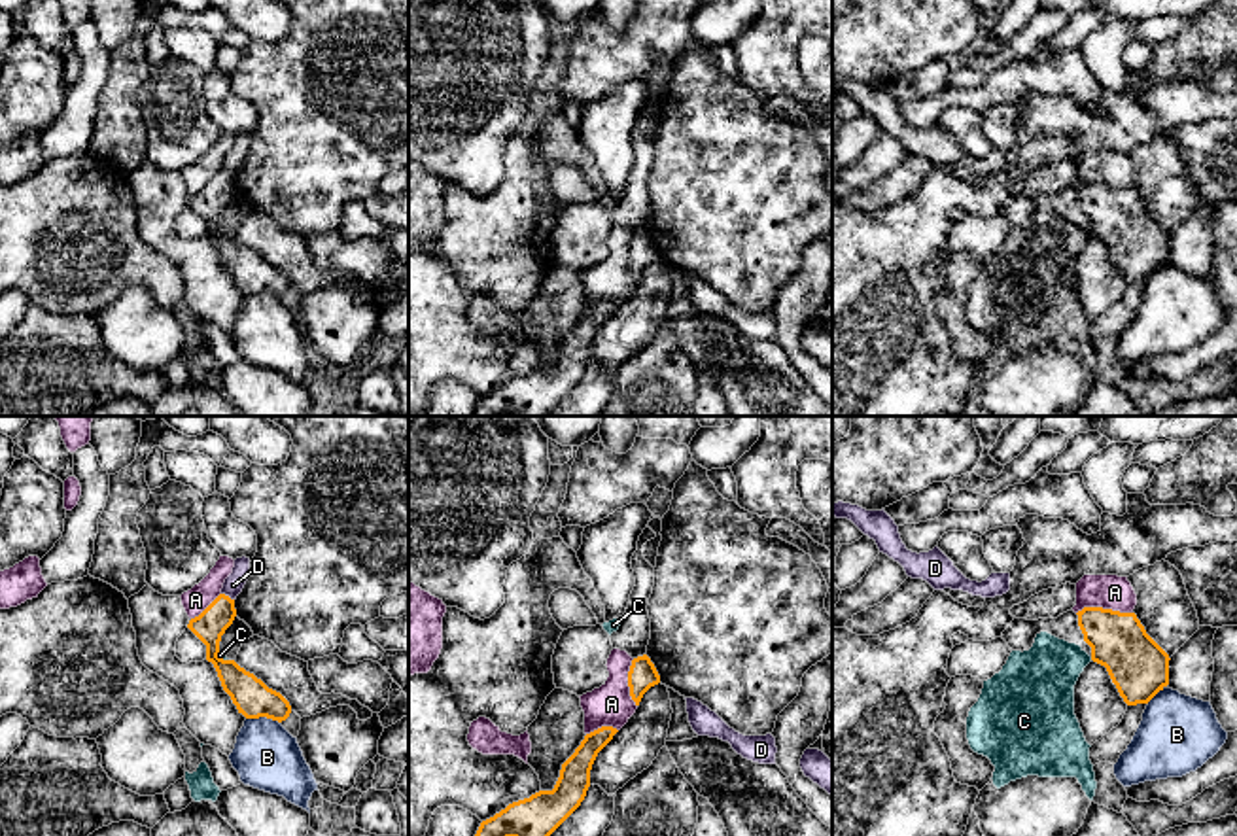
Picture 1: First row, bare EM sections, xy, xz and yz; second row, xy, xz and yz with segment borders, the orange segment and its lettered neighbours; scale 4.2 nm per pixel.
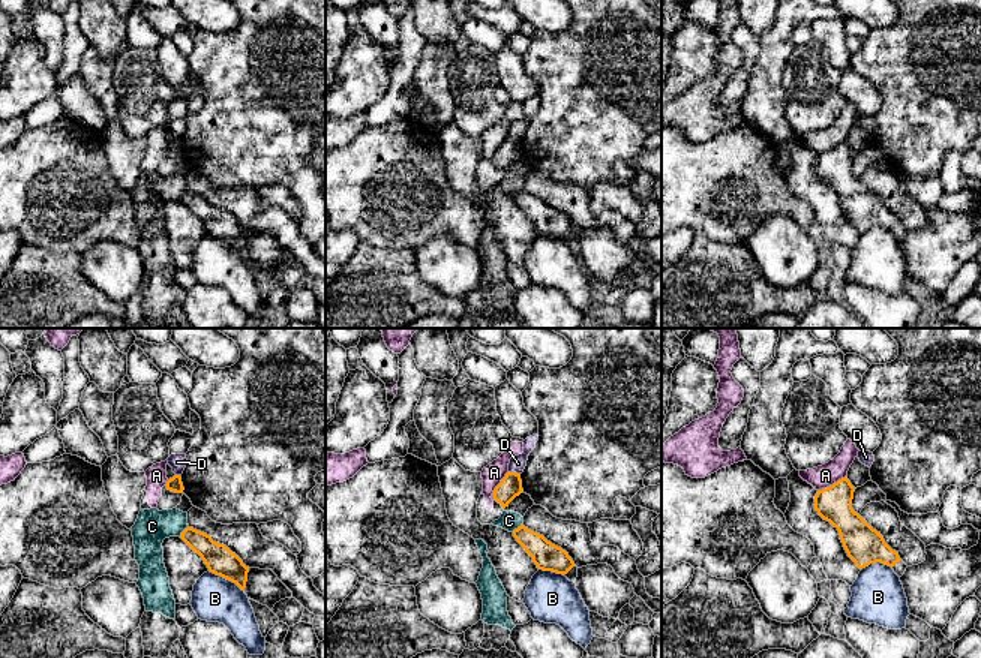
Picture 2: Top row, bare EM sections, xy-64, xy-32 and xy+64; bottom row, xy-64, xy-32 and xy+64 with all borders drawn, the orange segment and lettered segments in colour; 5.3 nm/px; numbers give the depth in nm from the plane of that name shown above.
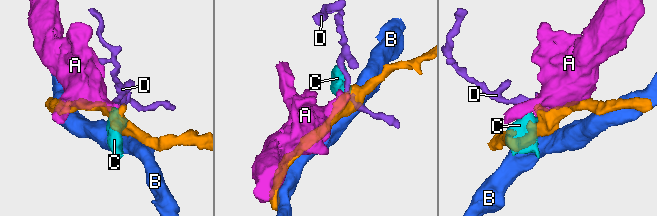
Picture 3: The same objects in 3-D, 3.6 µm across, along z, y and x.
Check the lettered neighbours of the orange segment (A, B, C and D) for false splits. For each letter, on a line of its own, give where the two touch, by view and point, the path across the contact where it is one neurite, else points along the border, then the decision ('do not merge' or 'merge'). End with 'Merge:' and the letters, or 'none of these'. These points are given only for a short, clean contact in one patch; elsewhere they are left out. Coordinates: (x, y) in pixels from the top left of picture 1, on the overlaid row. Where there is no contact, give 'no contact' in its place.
A: contact yz (1103, 609); do not merge
B: contact xy (263, 715); do not merge
C: contact xy (222, 659); border xy (216, 655), (227, 661); do not merge
D: contact xy (227, 596); way xy (210, 625), (222, 611), (227, 596), (233, 585); merge
Merge: D

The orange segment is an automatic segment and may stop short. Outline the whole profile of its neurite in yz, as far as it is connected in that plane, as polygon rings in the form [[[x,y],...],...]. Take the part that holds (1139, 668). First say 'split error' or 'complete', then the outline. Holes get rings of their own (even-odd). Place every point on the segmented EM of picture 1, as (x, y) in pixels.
complete; [[[1084,607],[1076,615],[1091,660],[1106,668],[1127,705],[1148,704],[1169,685],[1171,658],[1135,613]]]

